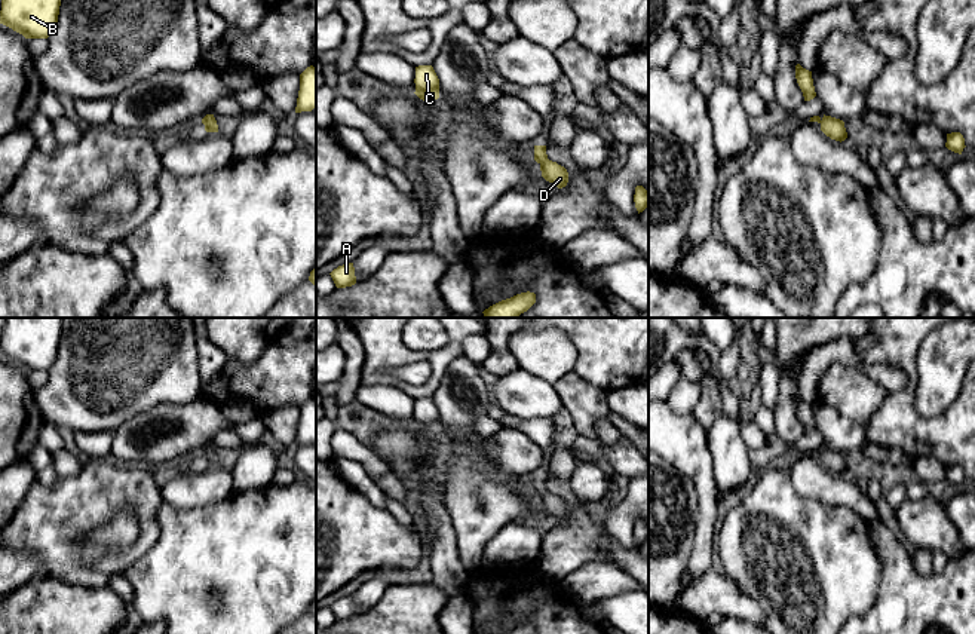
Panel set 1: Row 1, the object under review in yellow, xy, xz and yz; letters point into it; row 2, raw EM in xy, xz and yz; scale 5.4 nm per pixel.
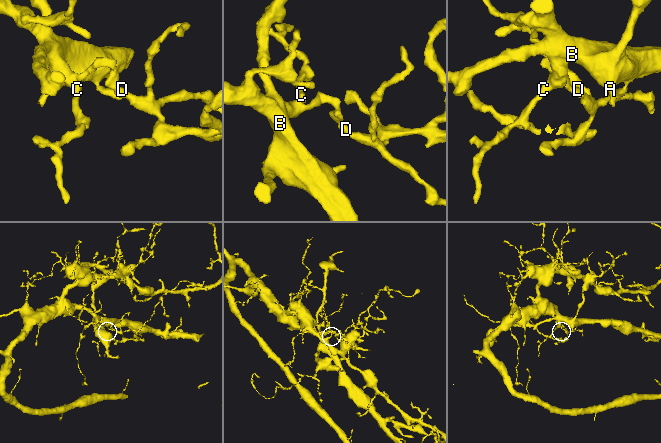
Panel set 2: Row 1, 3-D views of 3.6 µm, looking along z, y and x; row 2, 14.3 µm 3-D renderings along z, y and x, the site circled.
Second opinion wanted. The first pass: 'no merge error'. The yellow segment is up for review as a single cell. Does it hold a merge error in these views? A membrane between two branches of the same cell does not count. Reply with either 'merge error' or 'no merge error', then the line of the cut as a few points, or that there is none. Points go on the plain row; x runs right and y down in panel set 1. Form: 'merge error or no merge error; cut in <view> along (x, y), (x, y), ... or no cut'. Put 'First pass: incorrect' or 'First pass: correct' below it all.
no merge error; no cut
First pass: correct

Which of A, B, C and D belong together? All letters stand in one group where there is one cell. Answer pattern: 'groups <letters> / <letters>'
groups A B C D

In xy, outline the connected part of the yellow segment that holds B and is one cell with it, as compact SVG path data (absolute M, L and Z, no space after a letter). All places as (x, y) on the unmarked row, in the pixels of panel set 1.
M6 318L0 356L25 371L47 371L55 362L62 318Z

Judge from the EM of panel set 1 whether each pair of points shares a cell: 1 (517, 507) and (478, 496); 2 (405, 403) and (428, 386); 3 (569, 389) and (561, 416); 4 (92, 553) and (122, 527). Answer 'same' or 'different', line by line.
1: same
2: different
3: different
4: same

